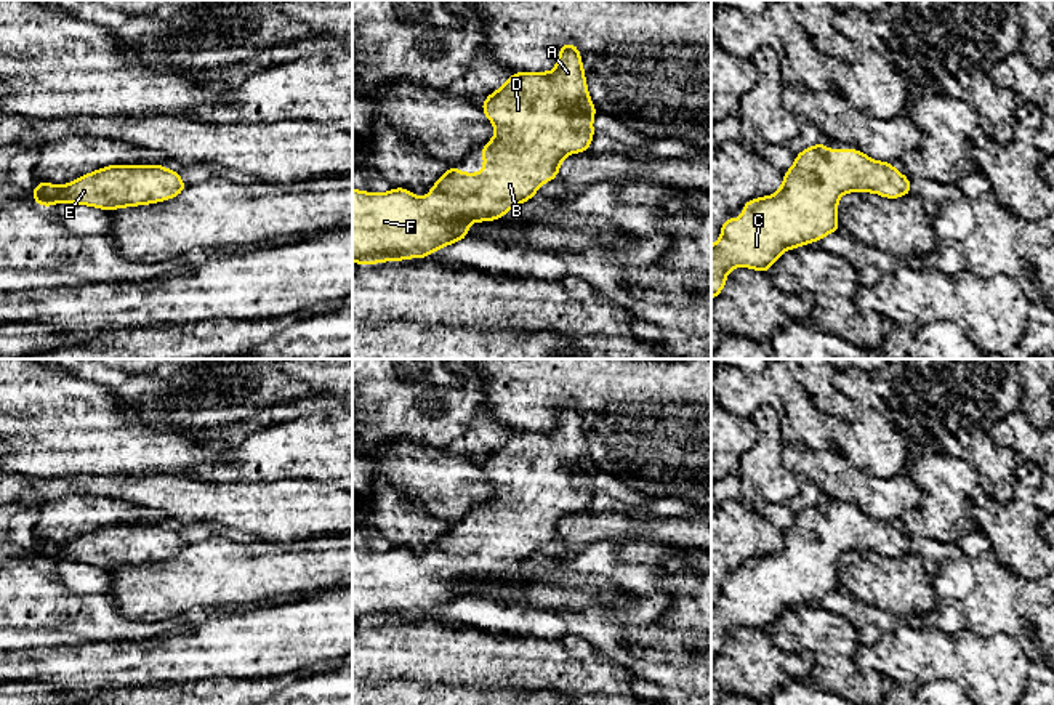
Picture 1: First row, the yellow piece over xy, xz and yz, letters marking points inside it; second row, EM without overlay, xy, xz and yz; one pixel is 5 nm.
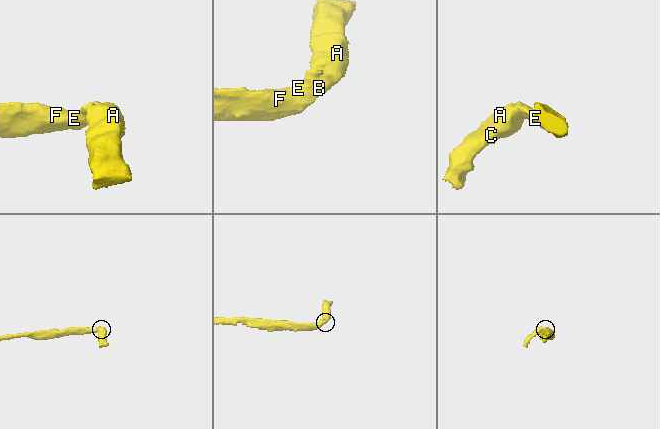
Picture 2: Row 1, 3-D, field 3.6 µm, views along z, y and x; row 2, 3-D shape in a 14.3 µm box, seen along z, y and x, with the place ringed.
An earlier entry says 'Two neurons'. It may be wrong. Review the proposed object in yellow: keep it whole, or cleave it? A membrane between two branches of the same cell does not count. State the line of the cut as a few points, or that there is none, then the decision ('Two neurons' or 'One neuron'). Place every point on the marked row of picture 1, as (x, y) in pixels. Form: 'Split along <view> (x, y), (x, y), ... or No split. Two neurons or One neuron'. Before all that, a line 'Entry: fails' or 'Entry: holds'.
Entry: fails
No split. One neuron

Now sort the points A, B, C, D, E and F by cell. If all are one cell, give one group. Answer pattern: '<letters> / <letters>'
A B C D E F

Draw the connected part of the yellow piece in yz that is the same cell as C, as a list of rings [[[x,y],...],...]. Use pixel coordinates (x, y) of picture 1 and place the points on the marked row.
[[[823,141],[804,149],[783,173],[778,192],[745,202],[737,221],[729,216],[722,223],[721,239],[711,245],[711,300],[724,288],[730,269],[745,266],[766,272],[783,252],[839,231],[836,208],[844,192],[876,192],[881,197],[899,199],[910,194],[911,186],[892,163],[871,160],[860,149],[827,149]]]

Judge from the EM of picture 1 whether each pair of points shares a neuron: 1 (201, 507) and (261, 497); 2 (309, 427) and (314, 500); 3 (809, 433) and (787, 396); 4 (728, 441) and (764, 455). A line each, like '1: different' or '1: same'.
1: same
2: different
3: same
4: different

